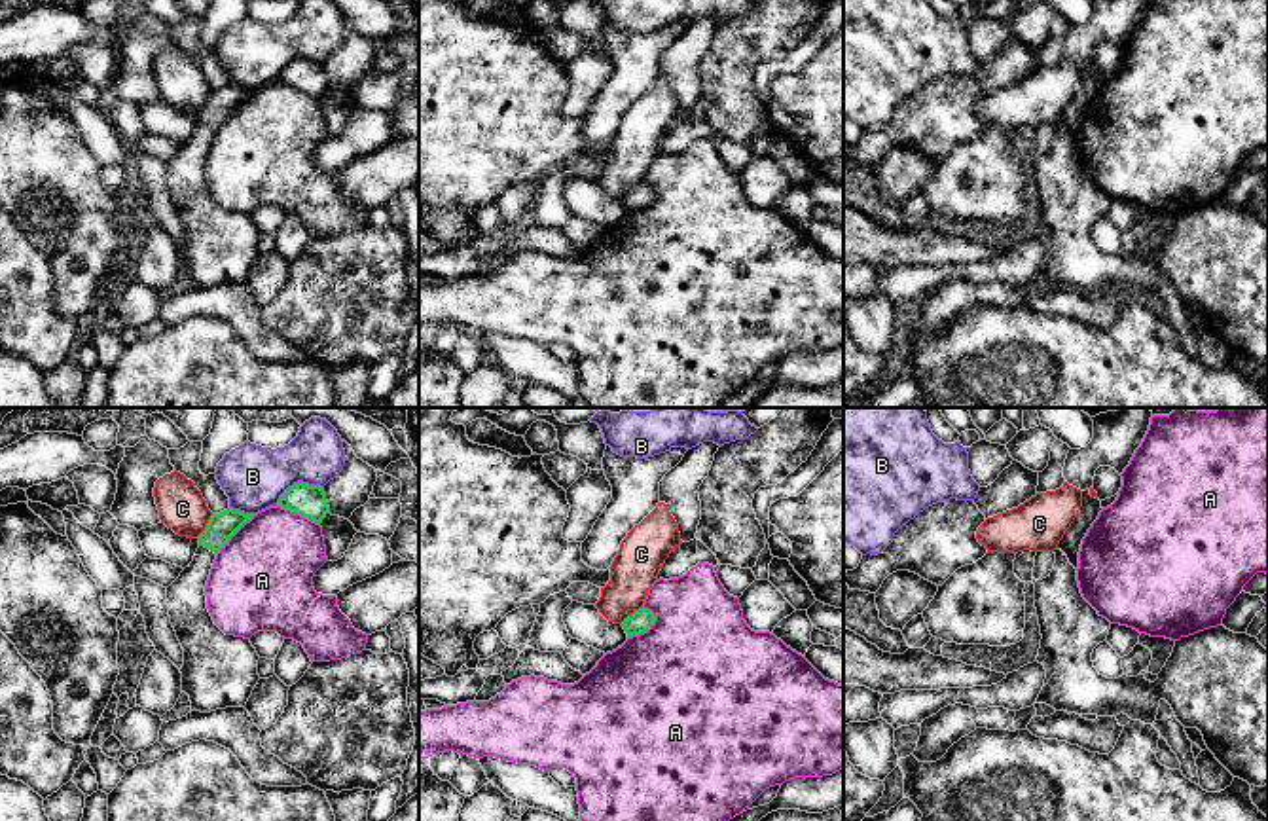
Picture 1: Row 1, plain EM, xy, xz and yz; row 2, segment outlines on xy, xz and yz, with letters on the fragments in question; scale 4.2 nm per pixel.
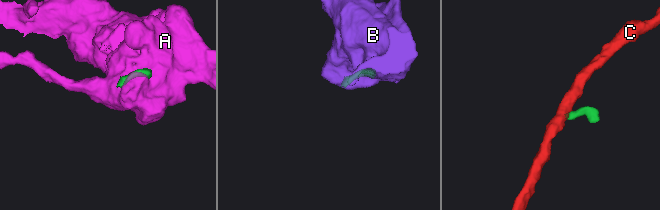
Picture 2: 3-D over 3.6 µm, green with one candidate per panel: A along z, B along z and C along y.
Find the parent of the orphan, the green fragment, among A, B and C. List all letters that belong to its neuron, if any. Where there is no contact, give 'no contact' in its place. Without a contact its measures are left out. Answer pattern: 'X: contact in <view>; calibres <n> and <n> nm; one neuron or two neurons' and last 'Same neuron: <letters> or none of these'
A: contact in xz; calibres 100 and 500 nm; two neurons
B: contact in xy; calibres 140 and 260 nm; two neurons
C: contact in xy; calibres 120 and 200 nm; two neurons
Same neuron: none of these

